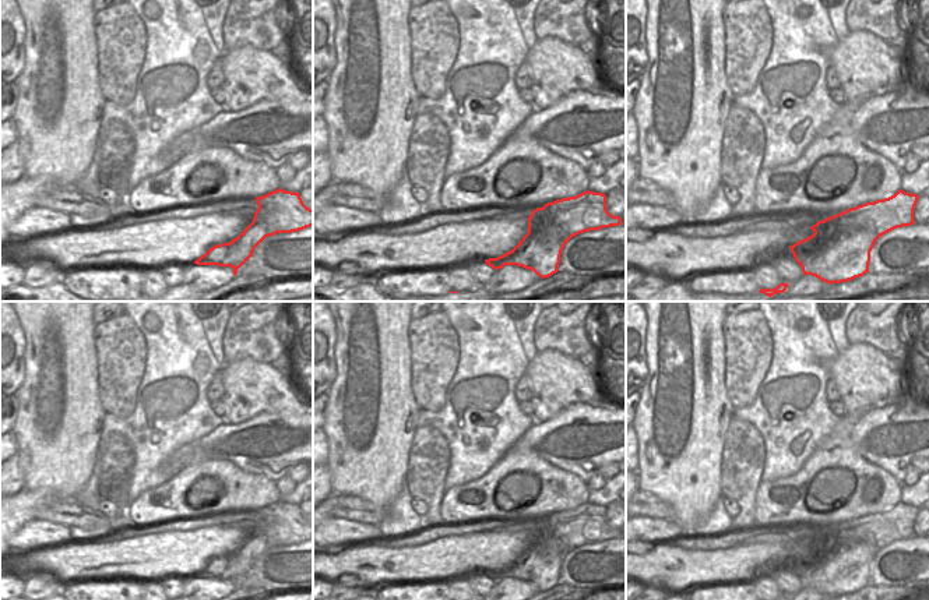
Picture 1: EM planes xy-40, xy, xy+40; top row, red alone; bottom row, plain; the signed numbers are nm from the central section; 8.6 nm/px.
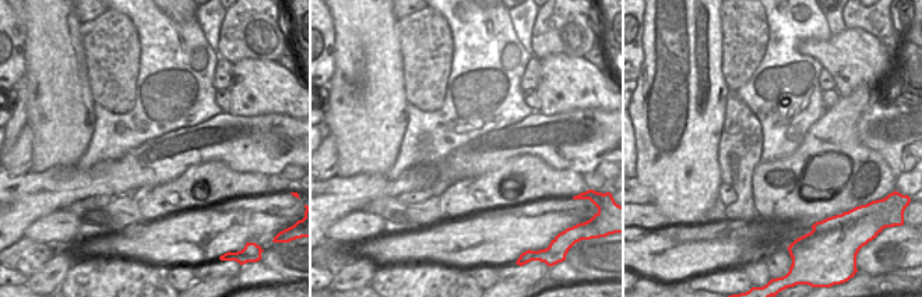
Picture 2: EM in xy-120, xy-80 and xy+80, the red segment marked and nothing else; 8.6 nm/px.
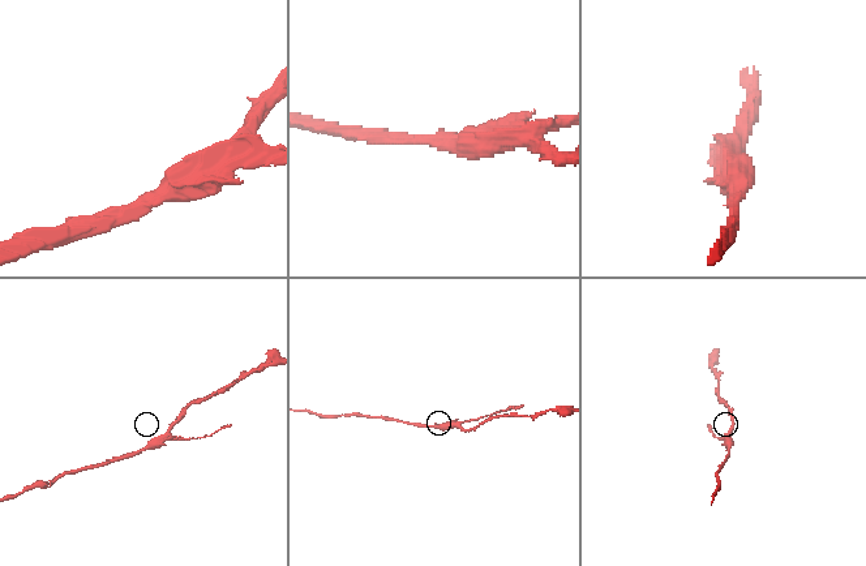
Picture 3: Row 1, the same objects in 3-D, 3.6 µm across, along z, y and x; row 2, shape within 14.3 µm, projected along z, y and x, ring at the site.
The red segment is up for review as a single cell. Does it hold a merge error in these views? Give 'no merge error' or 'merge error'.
merge error

